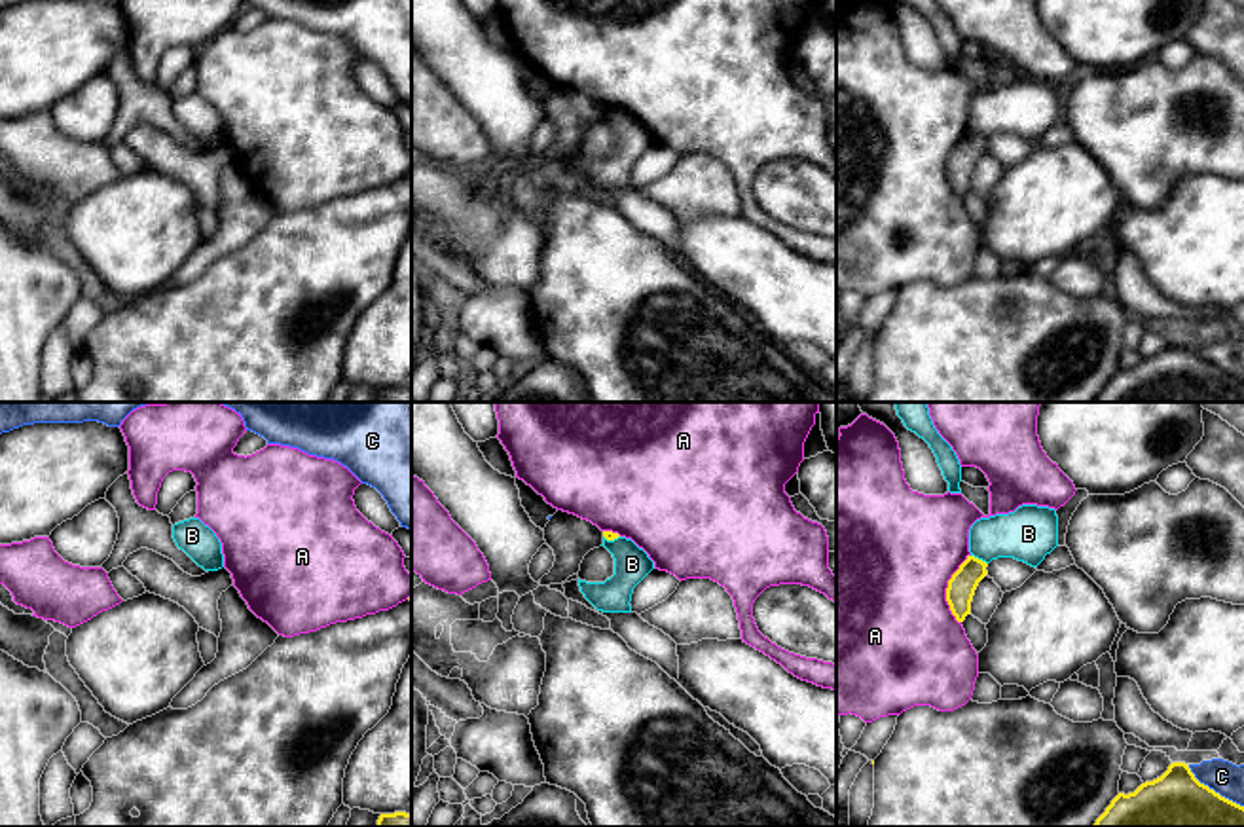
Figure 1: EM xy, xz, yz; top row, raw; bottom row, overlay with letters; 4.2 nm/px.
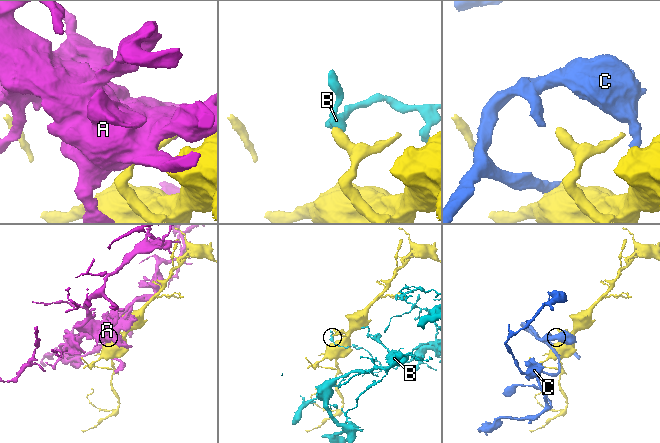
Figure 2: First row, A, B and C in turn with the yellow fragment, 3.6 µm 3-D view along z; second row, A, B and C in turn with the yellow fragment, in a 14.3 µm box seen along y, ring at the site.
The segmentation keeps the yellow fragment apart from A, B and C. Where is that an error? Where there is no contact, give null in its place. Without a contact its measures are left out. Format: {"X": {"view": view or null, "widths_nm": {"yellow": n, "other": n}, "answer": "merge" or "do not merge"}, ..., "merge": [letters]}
{"A": {"view": "yz", "widths_nm": {"yellow": 120, "other": 500}, "answer": "do not merge"}, "B": {"view": "yz", "widths_nm": {"yellow": 120, "other": 240}, "answer": "do not merge"}, "C": {"view": "yz", "widths_nm": {"yellow": 420, "other": 140}, "answer": "do not merge"}, "merge": []}

